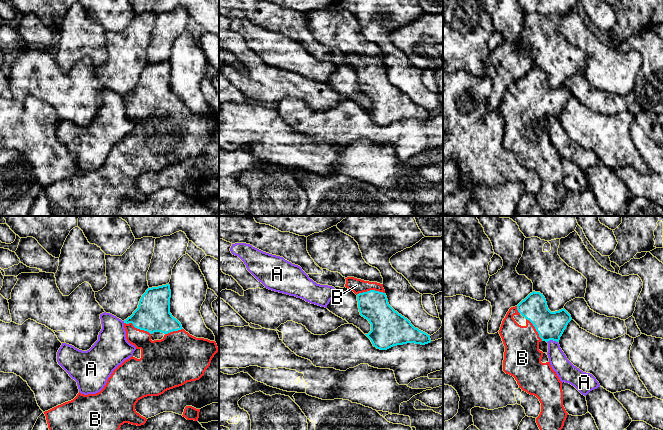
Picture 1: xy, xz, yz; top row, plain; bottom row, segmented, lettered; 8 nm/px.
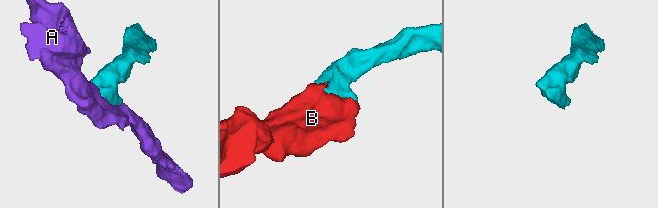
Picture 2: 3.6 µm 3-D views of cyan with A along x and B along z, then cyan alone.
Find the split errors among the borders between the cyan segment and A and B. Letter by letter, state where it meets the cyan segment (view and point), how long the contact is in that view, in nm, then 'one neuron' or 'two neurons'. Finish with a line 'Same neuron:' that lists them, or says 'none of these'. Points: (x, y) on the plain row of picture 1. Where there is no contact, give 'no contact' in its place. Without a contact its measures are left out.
A: contact yz (552, 115); length 90 nm; two neurons
B: contact xz (370, 66); length 240 nm; one neuron
Same neuron: B

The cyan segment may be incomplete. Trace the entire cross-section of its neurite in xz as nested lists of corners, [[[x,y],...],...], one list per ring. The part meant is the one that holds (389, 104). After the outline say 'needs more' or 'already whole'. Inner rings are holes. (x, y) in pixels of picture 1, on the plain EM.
[[[354,53],[345,55],[345,63],[357,71],[360,91],[371,100],[371,107],[365,111],[374,123],[387,126],[407,119],[425,121],[431,118],[430,111],[415,104],[389,81],[383,60]]]; needs more

